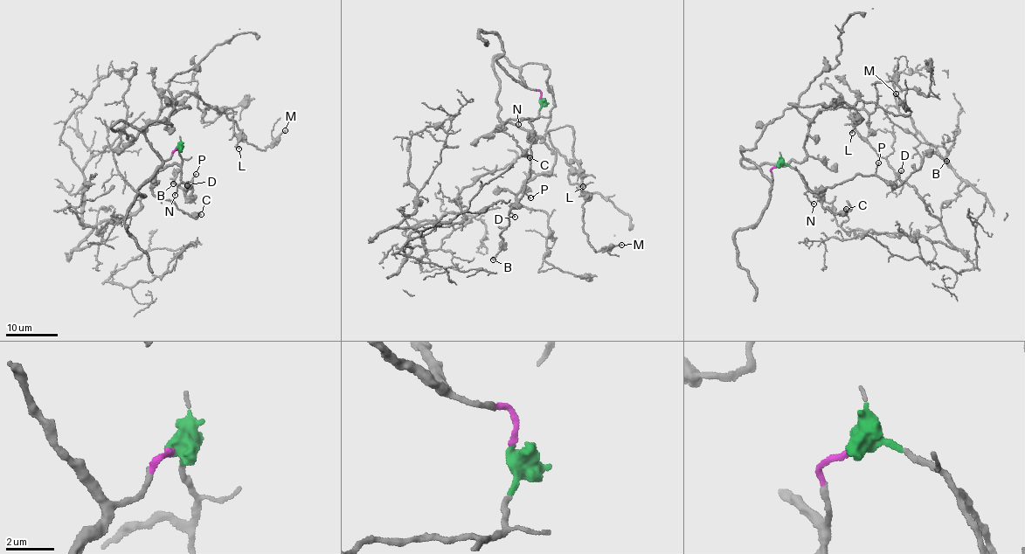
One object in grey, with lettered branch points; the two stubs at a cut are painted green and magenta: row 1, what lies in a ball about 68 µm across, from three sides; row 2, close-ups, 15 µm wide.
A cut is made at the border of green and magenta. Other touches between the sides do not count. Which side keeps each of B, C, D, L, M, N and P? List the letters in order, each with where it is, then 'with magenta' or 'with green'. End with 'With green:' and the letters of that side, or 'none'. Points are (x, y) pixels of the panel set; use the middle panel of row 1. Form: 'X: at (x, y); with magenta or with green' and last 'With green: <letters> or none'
B: at (493, 259); with green
C: at (529, 157); with green
D: at (515, 217); with green
L: at (583, 186); with magenta
M: at (621, 245); with magenta
N: at (518, 124); with green
P: at (530, 197); with green
With green: B, C, D, N, P

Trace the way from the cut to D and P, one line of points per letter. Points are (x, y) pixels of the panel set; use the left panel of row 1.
D: (176, 148), (182, 161), (181, 177), (188, 186), (192, 181), (187, 200), (183, 189), (187, 185)
P: (176, 148), (180, 150), (182, 161), (181, 177), (188, 186), (188, 184), (193, 184), (191, 177), (196, 174)

